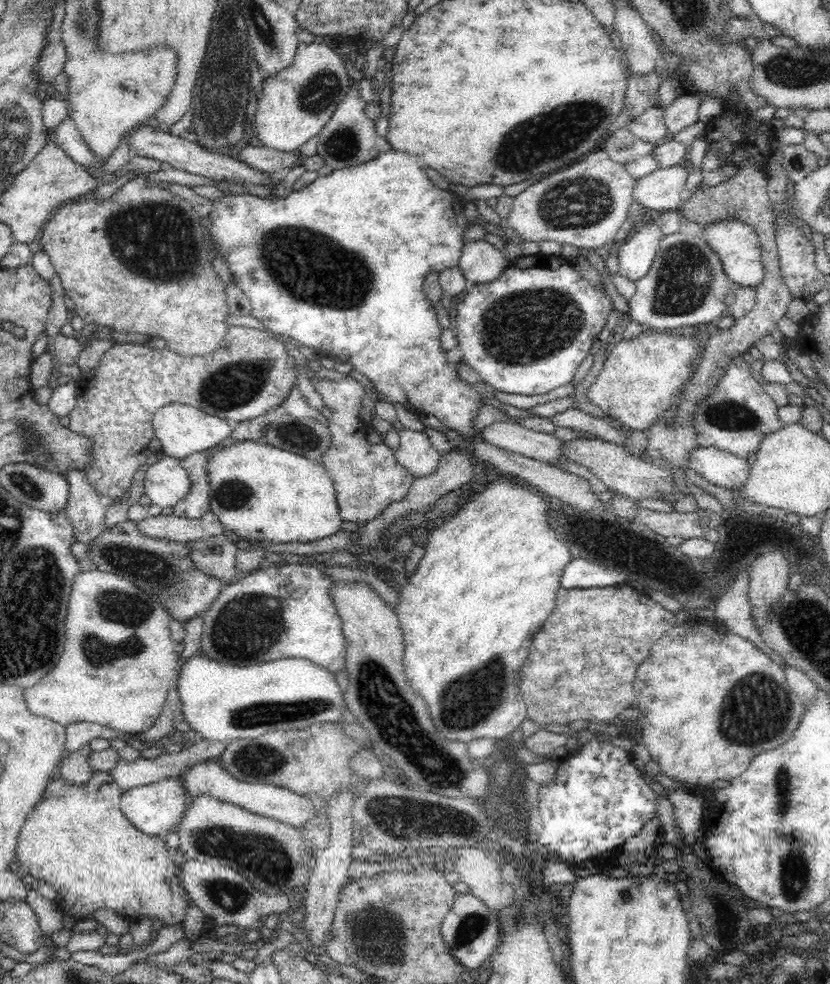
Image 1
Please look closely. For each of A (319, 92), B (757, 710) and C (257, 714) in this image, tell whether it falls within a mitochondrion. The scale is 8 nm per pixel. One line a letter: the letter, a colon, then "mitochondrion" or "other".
A: mitochondrion
B: mitochondrion
C: mitochondrion

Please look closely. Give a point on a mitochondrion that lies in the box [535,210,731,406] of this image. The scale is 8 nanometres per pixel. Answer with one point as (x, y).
(683, 283)

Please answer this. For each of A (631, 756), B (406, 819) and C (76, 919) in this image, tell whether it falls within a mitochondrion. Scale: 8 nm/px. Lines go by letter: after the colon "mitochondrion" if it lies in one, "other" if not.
A: other
B: mitochondrion
C: other

